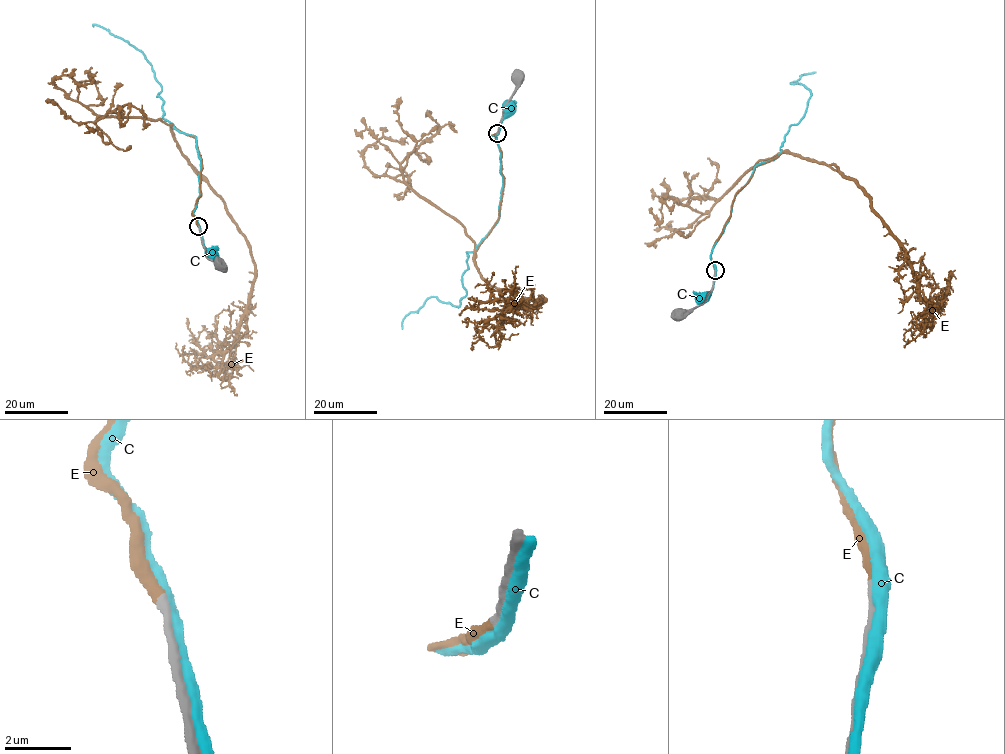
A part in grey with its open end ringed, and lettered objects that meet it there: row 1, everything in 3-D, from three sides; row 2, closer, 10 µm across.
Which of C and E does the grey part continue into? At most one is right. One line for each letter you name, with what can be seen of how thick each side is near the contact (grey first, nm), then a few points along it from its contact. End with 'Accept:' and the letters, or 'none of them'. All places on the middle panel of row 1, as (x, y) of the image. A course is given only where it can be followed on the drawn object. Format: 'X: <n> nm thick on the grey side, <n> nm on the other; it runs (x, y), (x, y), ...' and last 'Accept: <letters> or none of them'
E: 260 nm thick on the grey side, 320 nm on the other; it runs (497, 133), (499, 217), (475, 266), (499, 289), (545, 298), (460, 315)
Accept: E

